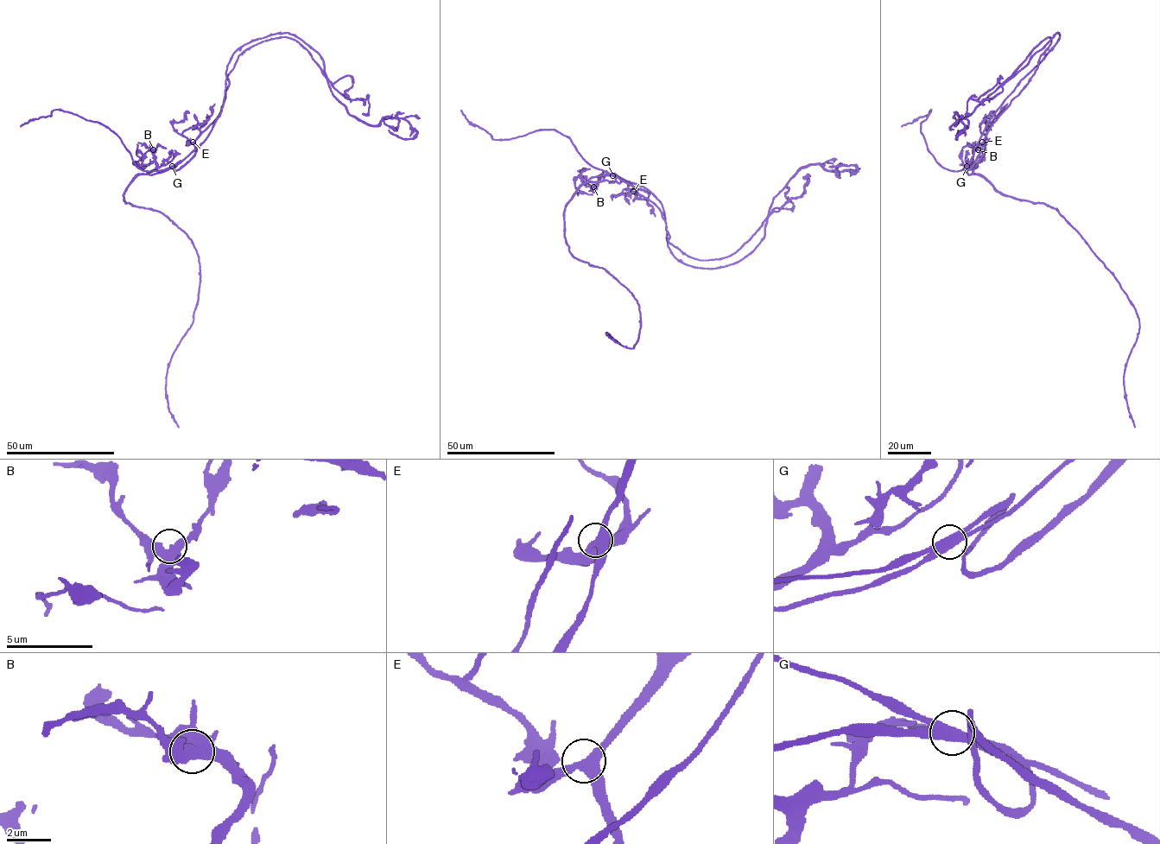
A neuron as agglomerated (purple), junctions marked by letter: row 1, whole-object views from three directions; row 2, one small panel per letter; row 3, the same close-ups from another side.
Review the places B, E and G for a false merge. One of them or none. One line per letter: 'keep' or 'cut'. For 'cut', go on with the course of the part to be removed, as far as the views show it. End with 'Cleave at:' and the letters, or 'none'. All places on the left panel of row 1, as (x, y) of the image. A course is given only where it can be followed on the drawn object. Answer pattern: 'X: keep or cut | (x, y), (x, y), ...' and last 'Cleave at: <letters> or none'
B: keep
E: keep
G: cut | (172, 166), (189, 160), (218, 115), (237, 57), (265, 41), (297, 41), (339, 92), (368, 99), (362, 113)
Cleave at: G

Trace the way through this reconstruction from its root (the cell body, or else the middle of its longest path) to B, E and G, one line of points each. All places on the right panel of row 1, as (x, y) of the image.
B: (975, 149), (966, 165), (968, 174), (972, 173), (982, 154), (978, 149)
E: (975, 149), (966, 170), (973, 166), (979, 154), (982, 142)
G: (975, 149), (966, 166)

